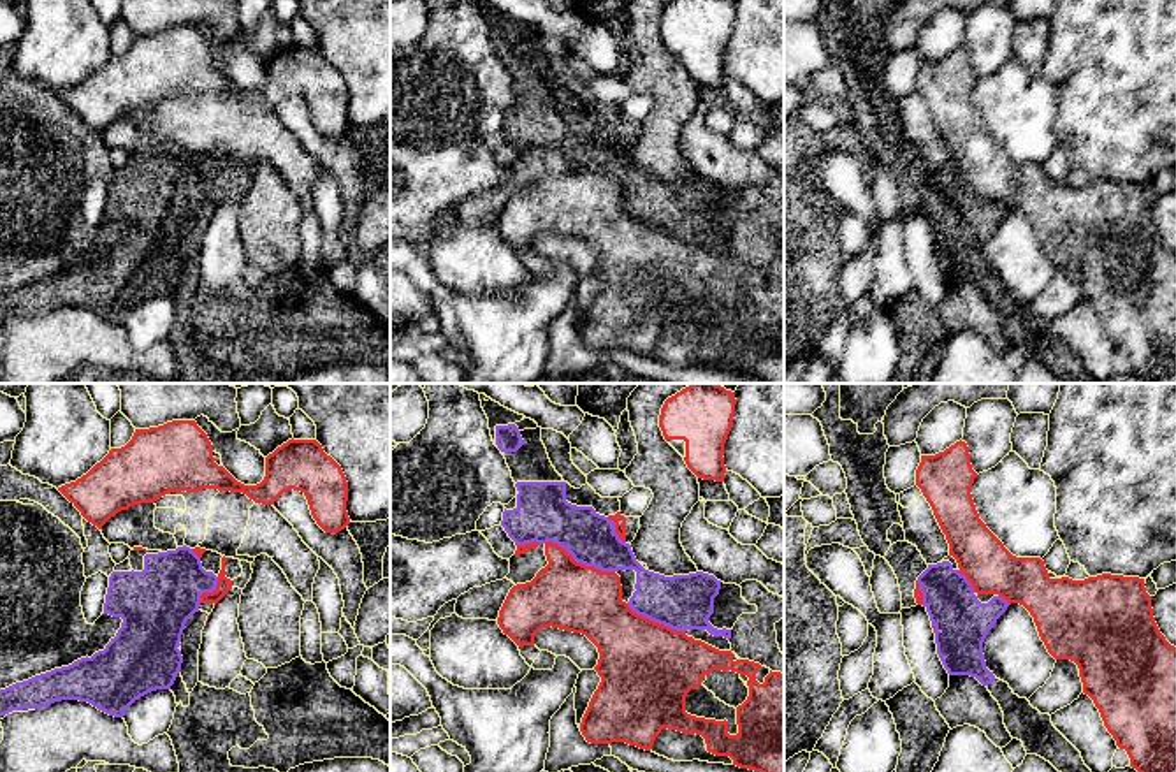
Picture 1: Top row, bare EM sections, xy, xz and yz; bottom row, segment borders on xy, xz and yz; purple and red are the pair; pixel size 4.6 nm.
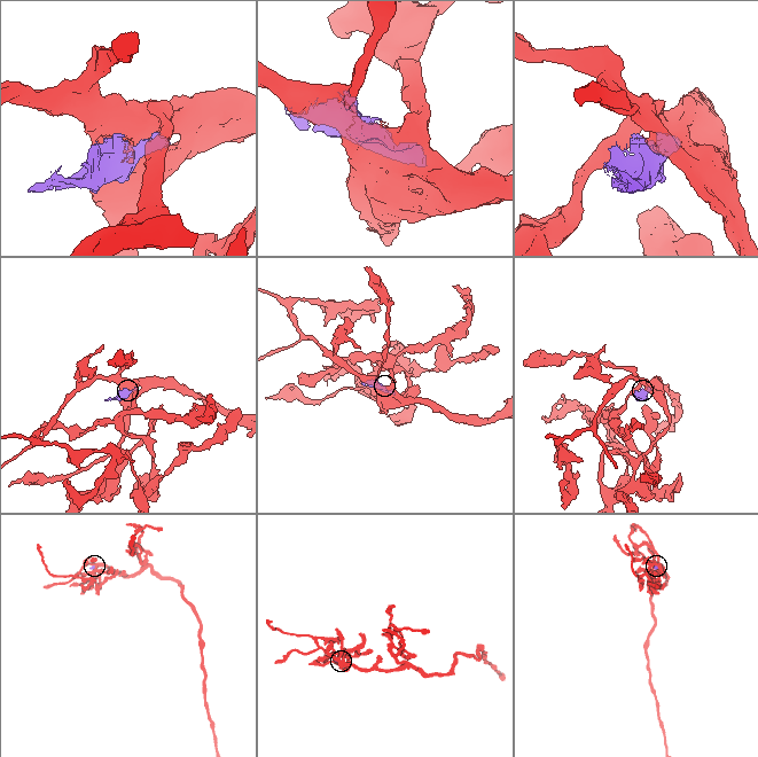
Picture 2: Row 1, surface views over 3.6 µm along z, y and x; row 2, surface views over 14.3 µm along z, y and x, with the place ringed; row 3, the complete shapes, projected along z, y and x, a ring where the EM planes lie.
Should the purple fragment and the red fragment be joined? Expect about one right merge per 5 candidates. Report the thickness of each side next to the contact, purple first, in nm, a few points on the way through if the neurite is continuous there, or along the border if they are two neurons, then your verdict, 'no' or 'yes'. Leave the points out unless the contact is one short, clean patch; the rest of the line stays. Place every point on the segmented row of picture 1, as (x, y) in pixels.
240 nm thick on the purple side, 320 nm on the other; no

